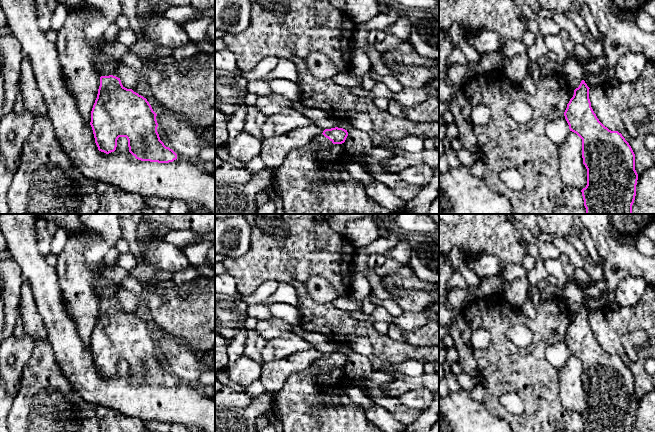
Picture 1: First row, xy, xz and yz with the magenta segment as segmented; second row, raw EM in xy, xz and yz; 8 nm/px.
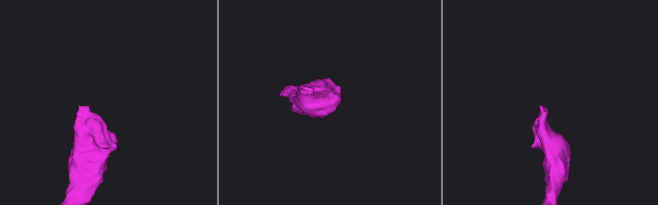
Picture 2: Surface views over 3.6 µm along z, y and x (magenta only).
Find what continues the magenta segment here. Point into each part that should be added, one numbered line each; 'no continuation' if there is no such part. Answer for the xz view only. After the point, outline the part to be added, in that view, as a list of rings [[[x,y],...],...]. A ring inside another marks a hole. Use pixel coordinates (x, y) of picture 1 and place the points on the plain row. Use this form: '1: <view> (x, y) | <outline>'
1: xz (321, 363) | [[[323,358],[317,360],[315,364],[319,369],[331,370],[333,367],[328,362],[326,362]]]

